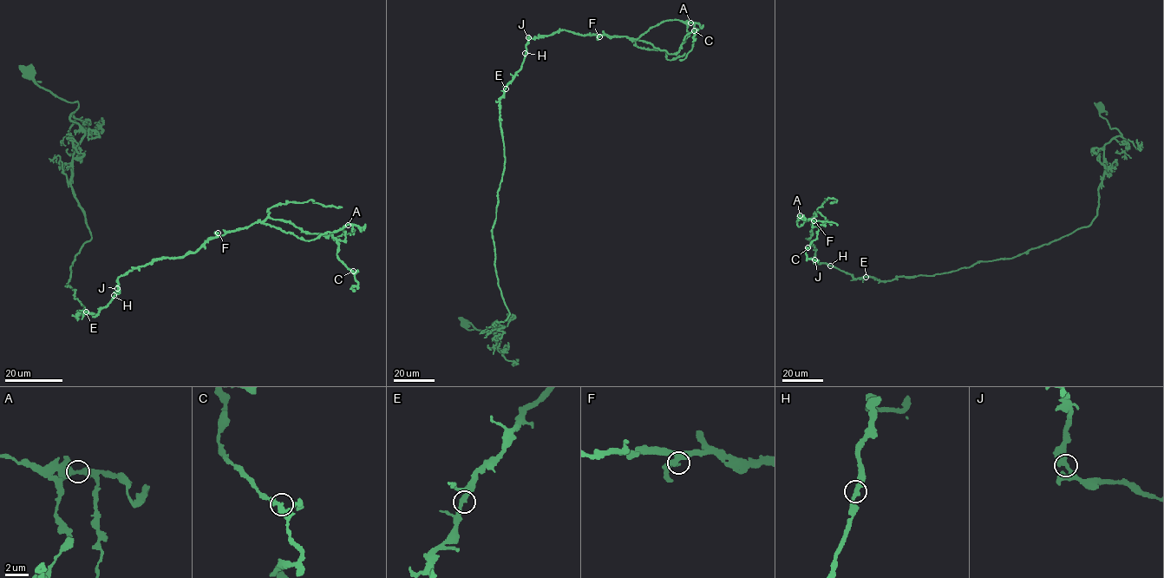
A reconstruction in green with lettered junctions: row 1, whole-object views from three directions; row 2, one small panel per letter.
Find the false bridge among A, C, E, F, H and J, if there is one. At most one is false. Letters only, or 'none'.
A

